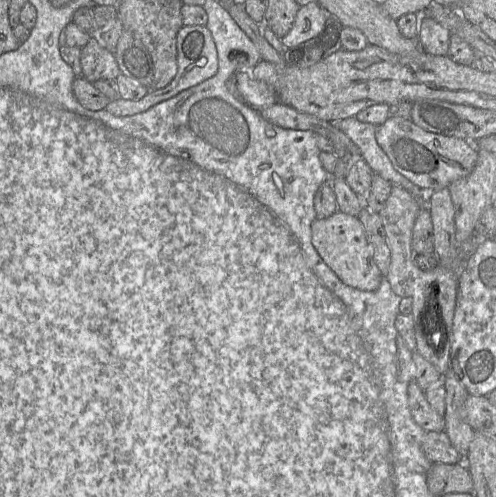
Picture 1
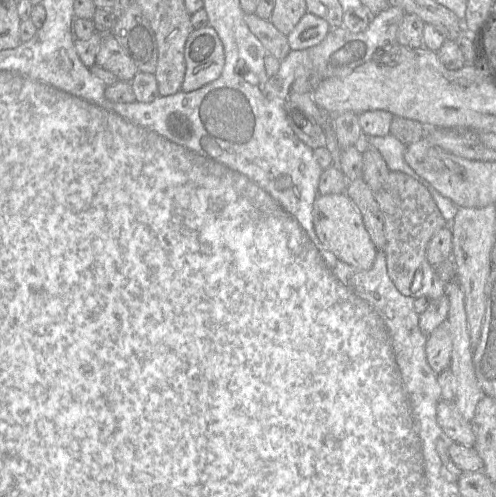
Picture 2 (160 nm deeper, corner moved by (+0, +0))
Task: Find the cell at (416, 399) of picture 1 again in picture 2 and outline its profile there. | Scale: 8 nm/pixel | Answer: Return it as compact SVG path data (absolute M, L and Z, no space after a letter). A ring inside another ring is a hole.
M439 401L437 421L445 434L454 442L468 447L474 446L476 437L472 424L462 416L453 401Z

